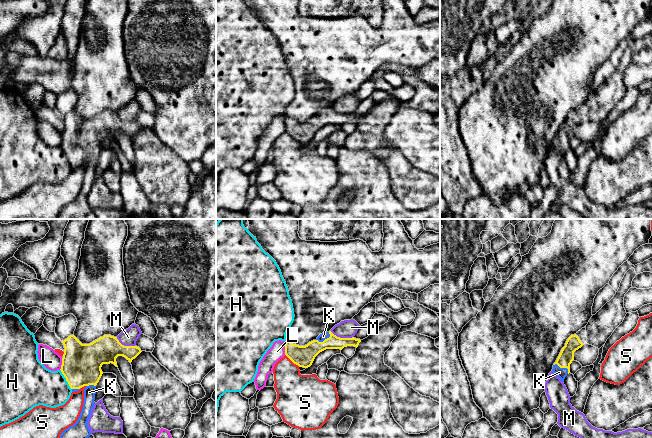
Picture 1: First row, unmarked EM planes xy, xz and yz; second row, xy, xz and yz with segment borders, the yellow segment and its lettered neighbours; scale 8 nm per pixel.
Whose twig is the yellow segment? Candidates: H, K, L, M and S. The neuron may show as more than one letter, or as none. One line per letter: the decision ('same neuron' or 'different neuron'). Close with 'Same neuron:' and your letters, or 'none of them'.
H: different neuron
K: same neuron
L: different neuron
M: different neuron
S: different neuron
Same neuron: K

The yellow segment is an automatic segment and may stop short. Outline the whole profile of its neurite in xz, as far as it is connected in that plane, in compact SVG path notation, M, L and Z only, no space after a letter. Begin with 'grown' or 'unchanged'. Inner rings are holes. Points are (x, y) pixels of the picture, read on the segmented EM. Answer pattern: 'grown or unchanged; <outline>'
grown; M331 331L320 334L316 340L309 342L305 346L299 346L285 341L285 355L296 365L308 368L312 365L315 357L326 349L340 349L347 346L358 347L360 339L340 338Z

